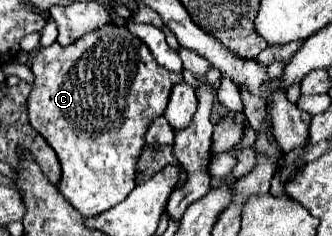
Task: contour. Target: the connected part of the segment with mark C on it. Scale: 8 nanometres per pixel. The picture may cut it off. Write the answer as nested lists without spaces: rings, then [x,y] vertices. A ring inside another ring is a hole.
[[[104,25],[66,47],[58,43],[44,47],[34,55],[30,69],[36,75],[28,97],[30,125],[58,153],[62,165],[58,189],[66,201],[82,217],[98,215],[124,201],[136,187],[136,169],[140,153],[146,147],[146,131],[156,117],[164,115],[170,91],[184,81],[182,75],[160,67],[146,43],[136,39],[124,25]]]

